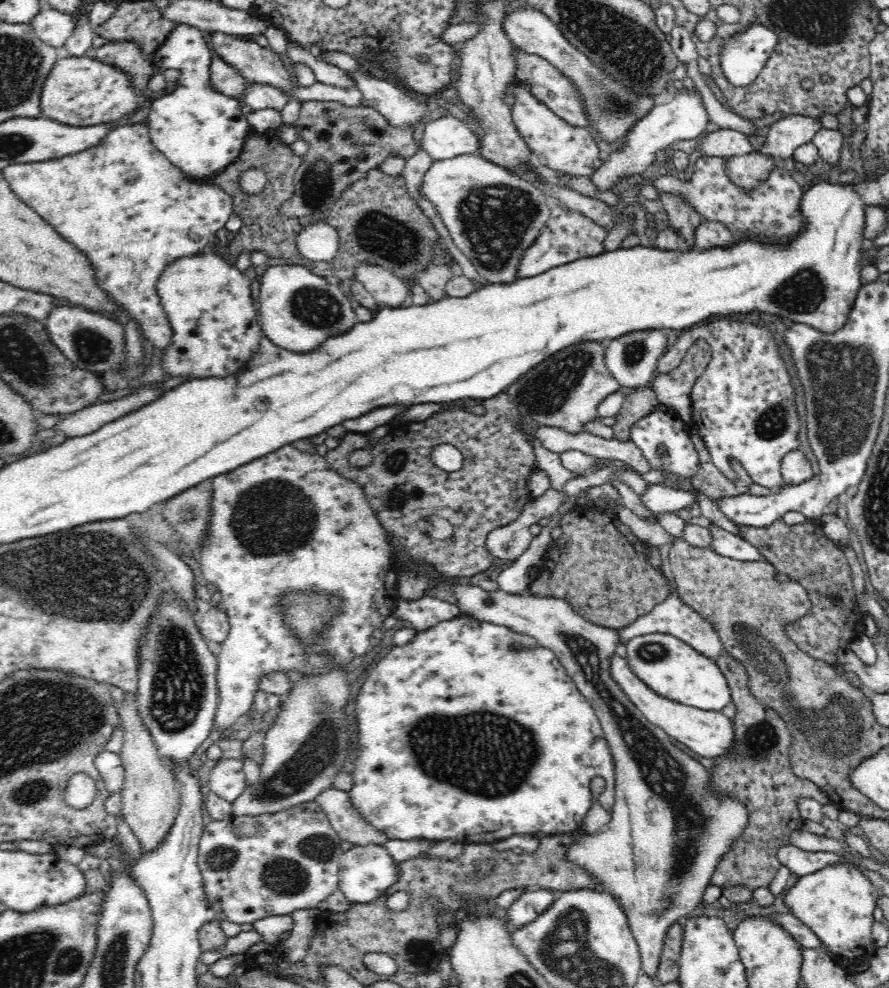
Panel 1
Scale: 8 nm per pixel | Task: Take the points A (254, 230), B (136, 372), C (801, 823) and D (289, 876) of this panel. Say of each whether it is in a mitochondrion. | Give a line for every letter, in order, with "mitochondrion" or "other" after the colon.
A: other
B: other
C: other
D: mitochondrion

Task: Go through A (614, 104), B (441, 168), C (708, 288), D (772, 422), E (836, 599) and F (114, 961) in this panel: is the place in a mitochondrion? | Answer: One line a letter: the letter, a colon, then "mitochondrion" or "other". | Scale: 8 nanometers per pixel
A: mitochondrion
B: other
C: other
D: mitochondrion
E: other
F: mitochondrion

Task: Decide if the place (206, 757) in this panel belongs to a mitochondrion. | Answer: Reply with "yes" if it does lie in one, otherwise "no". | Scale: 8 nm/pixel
no

